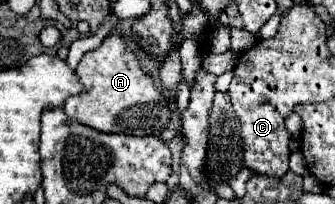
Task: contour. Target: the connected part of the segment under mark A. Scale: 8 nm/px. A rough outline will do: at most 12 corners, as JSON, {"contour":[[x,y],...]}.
{"contour":[[123,34],[83,56],[63,110],[99,132],[149,136],[177,102]]}

